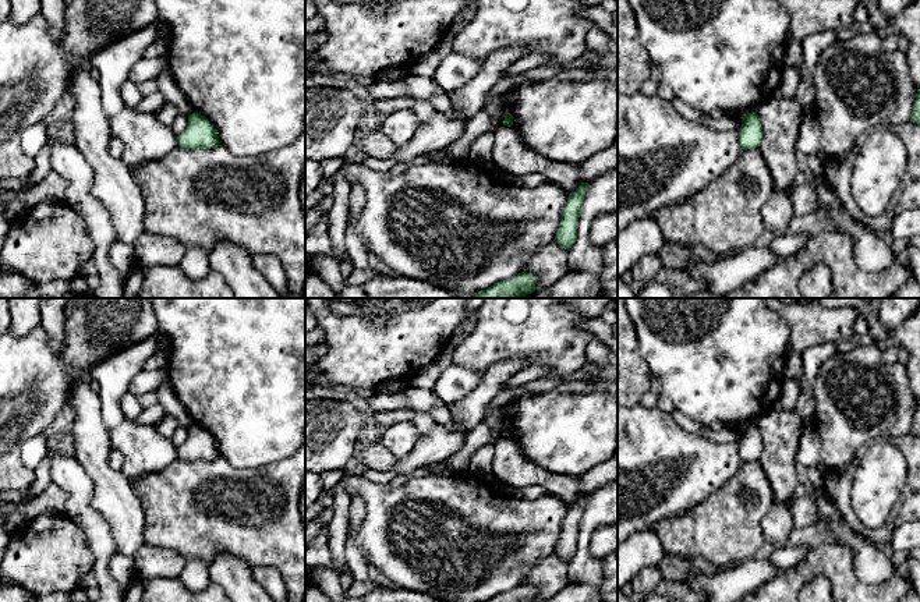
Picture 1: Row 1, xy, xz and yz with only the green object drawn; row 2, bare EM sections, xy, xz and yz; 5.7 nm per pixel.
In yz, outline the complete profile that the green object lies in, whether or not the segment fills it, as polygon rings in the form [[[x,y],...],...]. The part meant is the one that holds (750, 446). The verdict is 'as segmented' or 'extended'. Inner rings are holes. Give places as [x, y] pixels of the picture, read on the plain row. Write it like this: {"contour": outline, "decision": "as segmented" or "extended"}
{"contour": [[[757,424],[744,426],[739,442],[739,453],[743,463],[758,460],[762,452],[762,439]]], "decision": "as segmented"}

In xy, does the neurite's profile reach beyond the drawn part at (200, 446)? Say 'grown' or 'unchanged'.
unchanged

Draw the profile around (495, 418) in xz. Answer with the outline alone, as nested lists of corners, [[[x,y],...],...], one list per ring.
[[[493,408],[485,417],[484,421],[489,426],[489,429],[498,435],[499,438],[503,436],[505,428],[507,425],[503,408]]]

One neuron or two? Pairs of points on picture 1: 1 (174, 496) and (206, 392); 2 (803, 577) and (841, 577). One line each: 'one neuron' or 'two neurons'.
1: two neurons
2: one neuron

